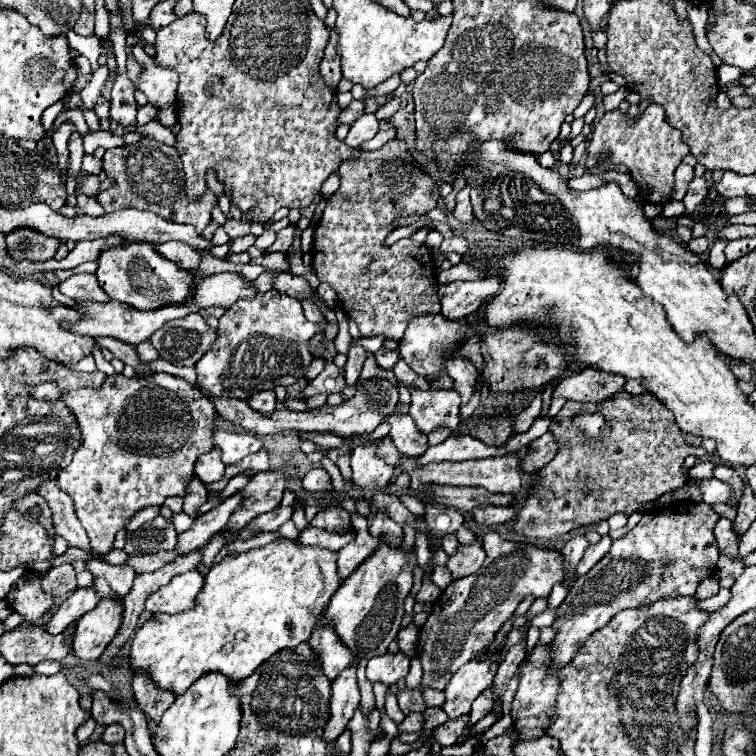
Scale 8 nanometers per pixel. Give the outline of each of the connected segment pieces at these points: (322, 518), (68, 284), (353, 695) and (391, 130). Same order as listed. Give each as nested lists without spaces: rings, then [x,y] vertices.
[[[338,504],[326,506],[324,512],[320,512],[320,514],[310,522],[310,526],[320,528],[320,530],[326,530],[326,532],[332,532],[332,534],[352,532],[350,514],[348,514],[342,506],[338,506]]]
[[[74,274],[68,280],[60,284],[62,294],[82,294],[82,298],[88,300],[98,300],[98,302],[108,302],[108,294],[100,288],[98,280],[94,274]]]
[[[356,666],[340,672],[340,676],[332,684],[332,696],[330,696],[330,716],[324,726],[324,740],[334,742],[344,730],[350,718],[354,716],[354,710],[360,702],[360,690],[356,680]]]
[[[380,120],[380,130],[378,130],[378,134],[376,134],[372,140],[364,142],[360,148],[362,148],[362,150],[378,150],[378,148],[382,148],[388,140],[392,140],[394,136],[396,136],[394,124],[392,124],[390,120]]]

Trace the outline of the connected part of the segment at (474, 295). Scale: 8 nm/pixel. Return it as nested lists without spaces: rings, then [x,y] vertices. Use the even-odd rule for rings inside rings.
[[[494,274],[476,282],[450,282],[438,286],[442,314],[448,320],[460,320],[462,316],[474,314],[484,300],[500,294],[500,282],[498,274]]]

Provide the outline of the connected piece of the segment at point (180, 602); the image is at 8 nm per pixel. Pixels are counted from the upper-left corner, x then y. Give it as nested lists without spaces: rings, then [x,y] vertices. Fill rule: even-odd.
[[[190,570],[186,574],[178,574],[172,578],[172,582],[160,592],[152,594],[146,600],[146,610],[152,614],[176,614],[184,610],[192,610],[196,606],[196,596],[200,594],[204,586],[204,578],[198,570]]]

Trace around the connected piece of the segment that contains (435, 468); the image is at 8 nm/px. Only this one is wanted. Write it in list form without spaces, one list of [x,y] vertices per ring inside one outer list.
[[[390,436],[382,438],[382,444],[378,448],[378,454],[382,458],[386,458],[386,464],[396,466],[404,472],[410,474],[412,478],[412,488],[420,488],[424,484],[444,484],[444,486],[480,486],[486,488],[488,492],[500,492],[500,494],[518,494],[522,490],[522,478],[516,467],[516,463],[520,463],[520,457],[516,454],[510,456],[502,456],[502,458],[484,458],[484,460],[466,460],[466,462],[438,462],[438,464],[426,464],[426,466],[418,466],[416,460],[408,458],[408,456],[400,456],[396,452],[396,446],[392,444]]]

